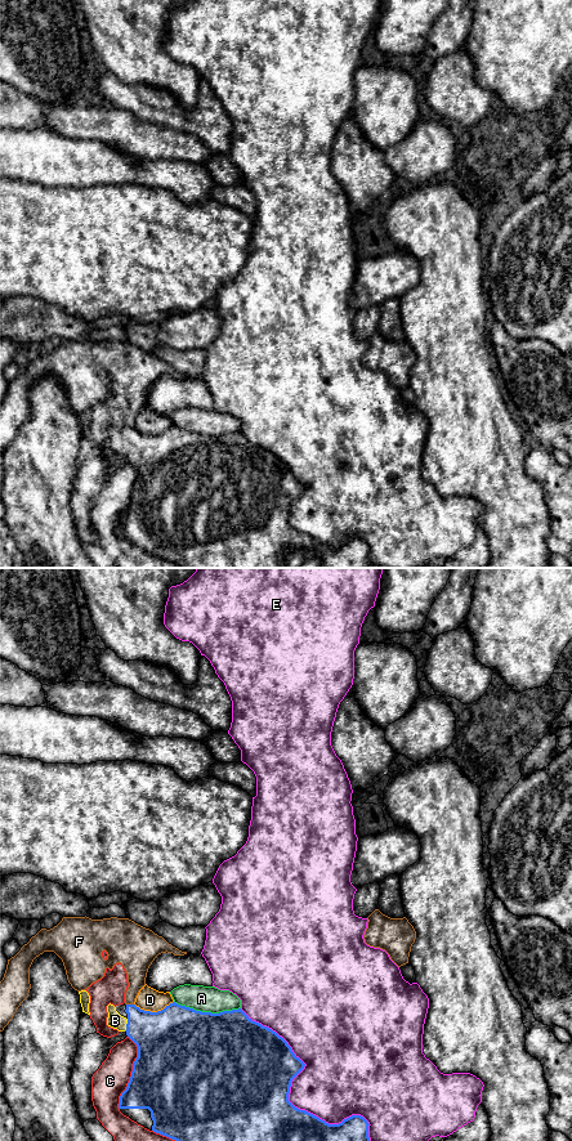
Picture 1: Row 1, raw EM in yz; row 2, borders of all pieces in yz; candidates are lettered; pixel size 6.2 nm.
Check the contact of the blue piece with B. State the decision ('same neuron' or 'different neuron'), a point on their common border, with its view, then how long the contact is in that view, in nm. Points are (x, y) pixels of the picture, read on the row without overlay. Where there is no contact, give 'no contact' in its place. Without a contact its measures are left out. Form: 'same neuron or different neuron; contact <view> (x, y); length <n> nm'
same neuron; contact yz (126, 448); length 80 nm

